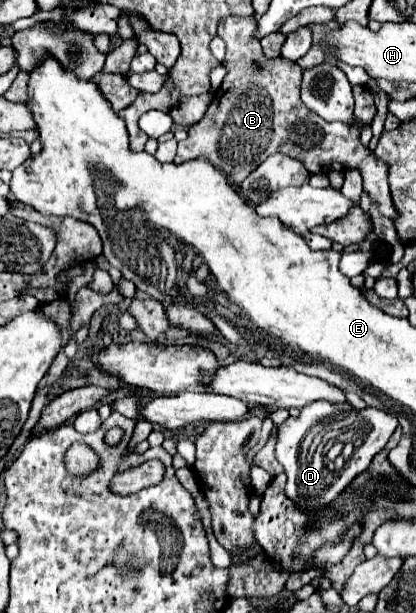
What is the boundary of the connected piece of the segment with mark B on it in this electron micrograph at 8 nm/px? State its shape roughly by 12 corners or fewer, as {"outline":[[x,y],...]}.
{"outline":[[252,17],[220,19],[228,75],[174,161],[236,187],[274,153],[358,169],[392,219],[388,163],[302,103],[300,65],[266,59]]}

